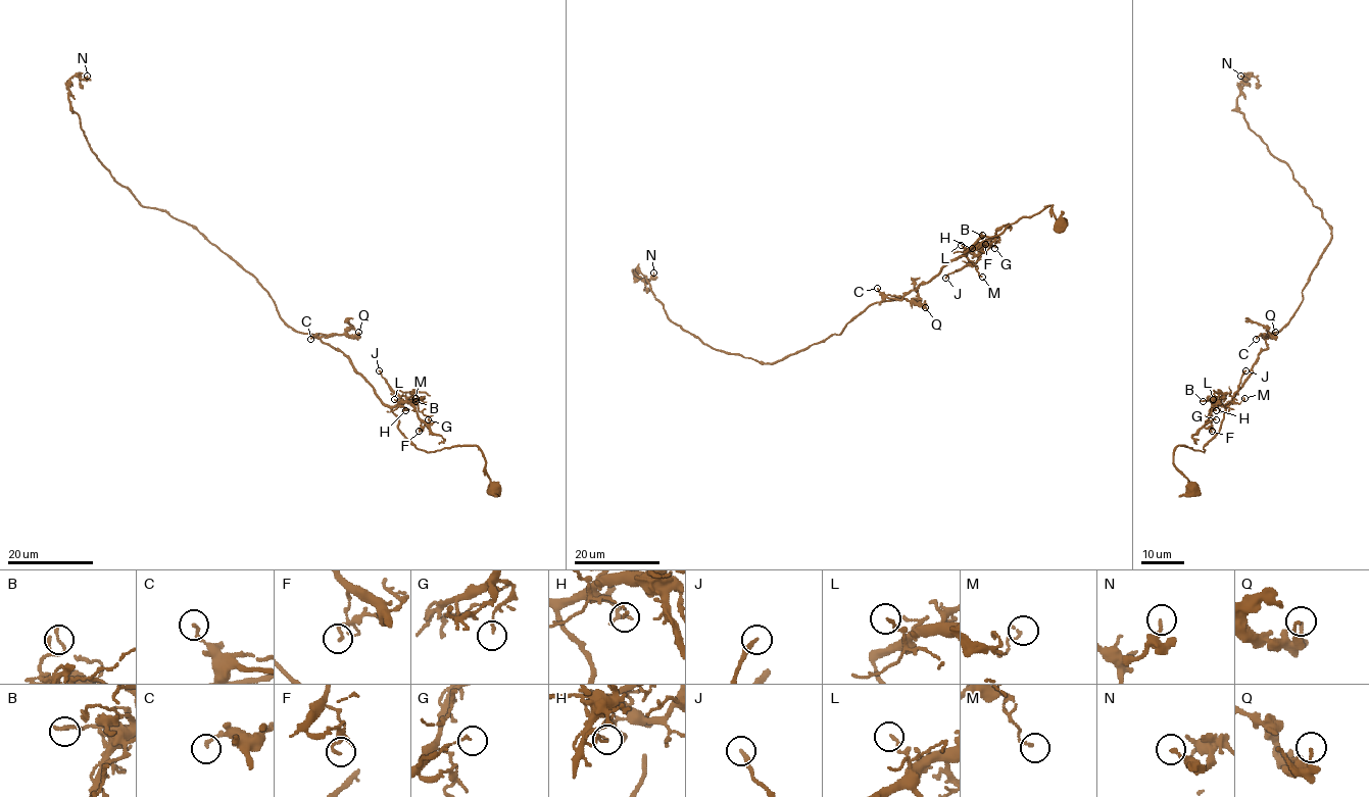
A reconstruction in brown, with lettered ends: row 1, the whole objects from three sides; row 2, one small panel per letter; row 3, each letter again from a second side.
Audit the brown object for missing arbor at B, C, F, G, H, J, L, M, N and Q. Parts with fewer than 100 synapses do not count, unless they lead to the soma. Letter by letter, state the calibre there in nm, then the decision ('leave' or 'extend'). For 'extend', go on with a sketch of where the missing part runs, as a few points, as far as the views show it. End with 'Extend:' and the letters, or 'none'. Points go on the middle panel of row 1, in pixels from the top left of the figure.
B: calibre 150 nm; leave
C: calibre 160 nm; leave
F: calibre 120 nm; leave
G: calibre 110 nm; leave
H: calibre 110 nm; leave
J: calibre 240 nm; leave
L: calibre 130 nm; leave
M: calibre 130 nm; leave
N: calibre 160 nm; leave
Q: calibre 150 nm; leave
Extend: none

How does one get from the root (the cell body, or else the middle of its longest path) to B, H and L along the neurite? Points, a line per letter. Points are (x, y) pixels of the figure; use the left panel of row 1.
B: (495, 491), (483, 453), (475, 445), (425, 451), (400, 431), (392, 409), (416, 401)
H: (495, 491), (483, 453), (475, 445), (434, 451), (419, 449), (398, 428), (392, 409), (402, 405), (405, 410)
L: (495, 491), (483, 453), (475, 445), (434, 451), (419, 449), (398, 428), (392, 410), (398, 405), (394, 399)

